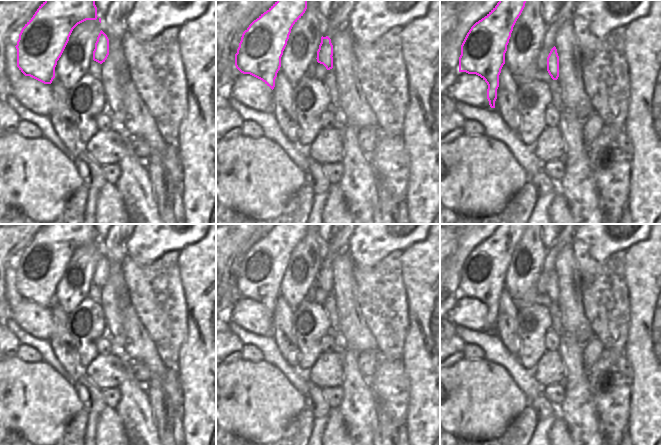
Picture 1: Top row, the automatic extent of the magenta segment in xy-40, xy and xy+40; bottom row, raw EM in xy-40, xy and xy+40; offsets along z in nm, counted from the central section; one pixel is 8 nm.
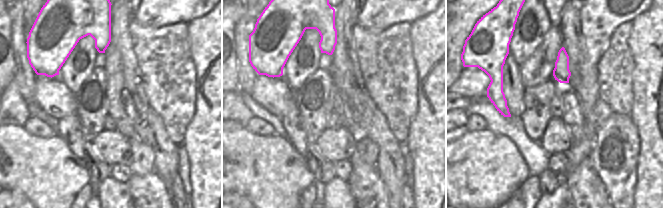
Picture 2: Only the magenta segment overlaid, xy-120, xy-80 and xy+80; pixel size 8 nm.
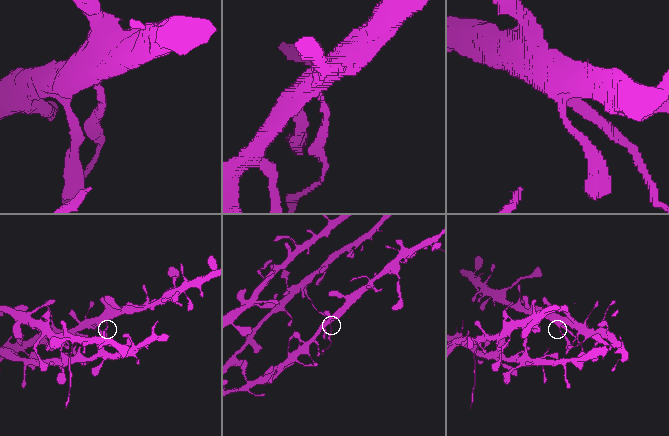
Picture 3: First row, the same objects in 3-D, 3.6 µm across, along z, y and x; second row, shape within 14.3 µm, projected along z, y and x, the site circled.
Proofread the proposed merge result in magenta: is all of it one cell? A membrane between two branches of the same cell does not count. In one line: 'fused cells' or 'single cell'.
fused cells

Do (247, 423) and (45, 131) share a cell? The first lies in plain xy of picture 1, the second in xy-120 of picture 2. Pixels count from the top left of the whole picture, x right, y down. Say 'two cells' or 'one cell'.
two cells

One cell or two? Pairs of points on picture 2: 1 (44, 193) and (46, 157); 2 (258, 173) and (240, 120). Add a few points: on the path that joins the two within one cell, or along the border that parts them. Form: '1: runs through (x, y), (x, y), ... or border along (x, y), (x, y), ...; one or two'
1: runs through (46, 184), (46, 166); one
2: border along (246, 126), (232, 131); two

